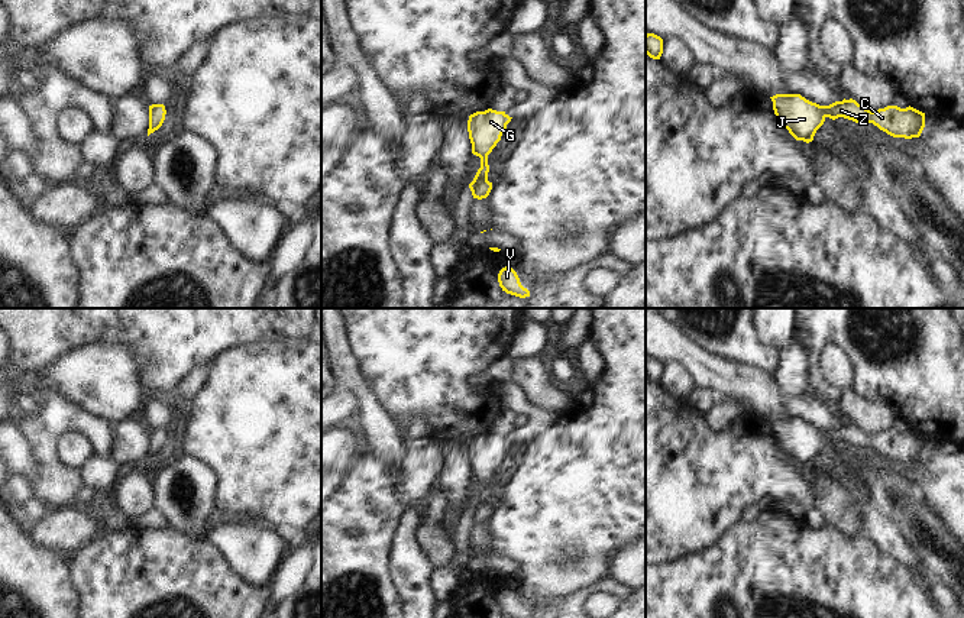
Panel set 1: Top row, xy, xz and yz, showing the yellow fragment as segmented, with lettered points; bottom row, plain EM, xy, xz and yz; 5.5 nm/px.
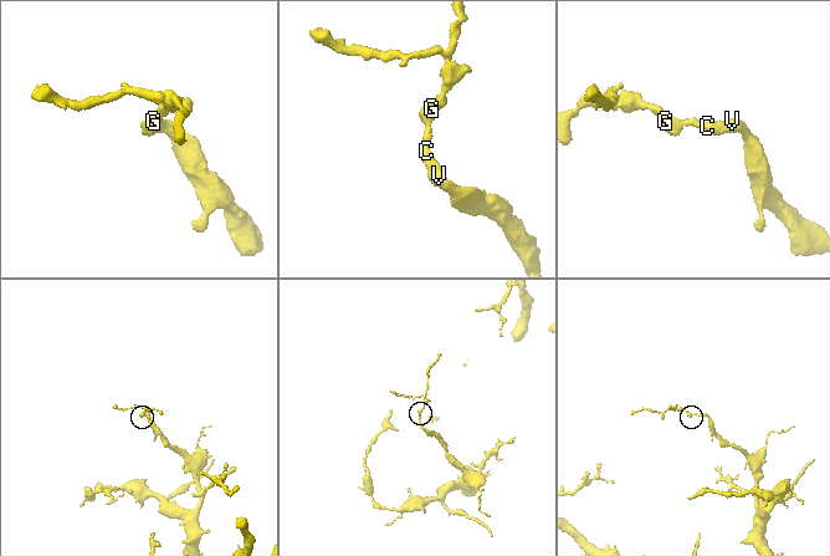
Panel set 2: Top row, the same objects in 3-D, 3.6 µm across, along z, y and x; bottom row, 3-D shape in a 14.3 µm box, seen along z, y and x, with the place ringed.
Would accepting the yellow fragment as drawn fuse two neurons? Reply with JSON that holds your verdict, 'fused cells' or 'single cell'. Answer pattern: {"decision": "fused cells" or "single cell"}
{"decision": "single cell"}

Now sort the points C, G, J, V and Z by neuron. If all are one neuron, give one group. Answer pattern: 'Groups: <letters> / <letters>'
Groups: C G J V Z

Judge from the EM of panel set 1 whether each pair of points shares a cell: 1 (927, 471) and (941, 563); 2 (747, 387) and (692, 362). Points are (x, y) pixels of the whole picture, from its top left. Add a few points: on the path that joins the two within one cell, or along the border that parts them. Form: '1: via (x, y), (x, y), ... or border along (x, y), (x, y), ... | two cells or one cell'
1: border along (912, 487), (921, 492), (924, 502), (948, 533) | two cells
2: via (734, 379), (705, 369) | one cell

